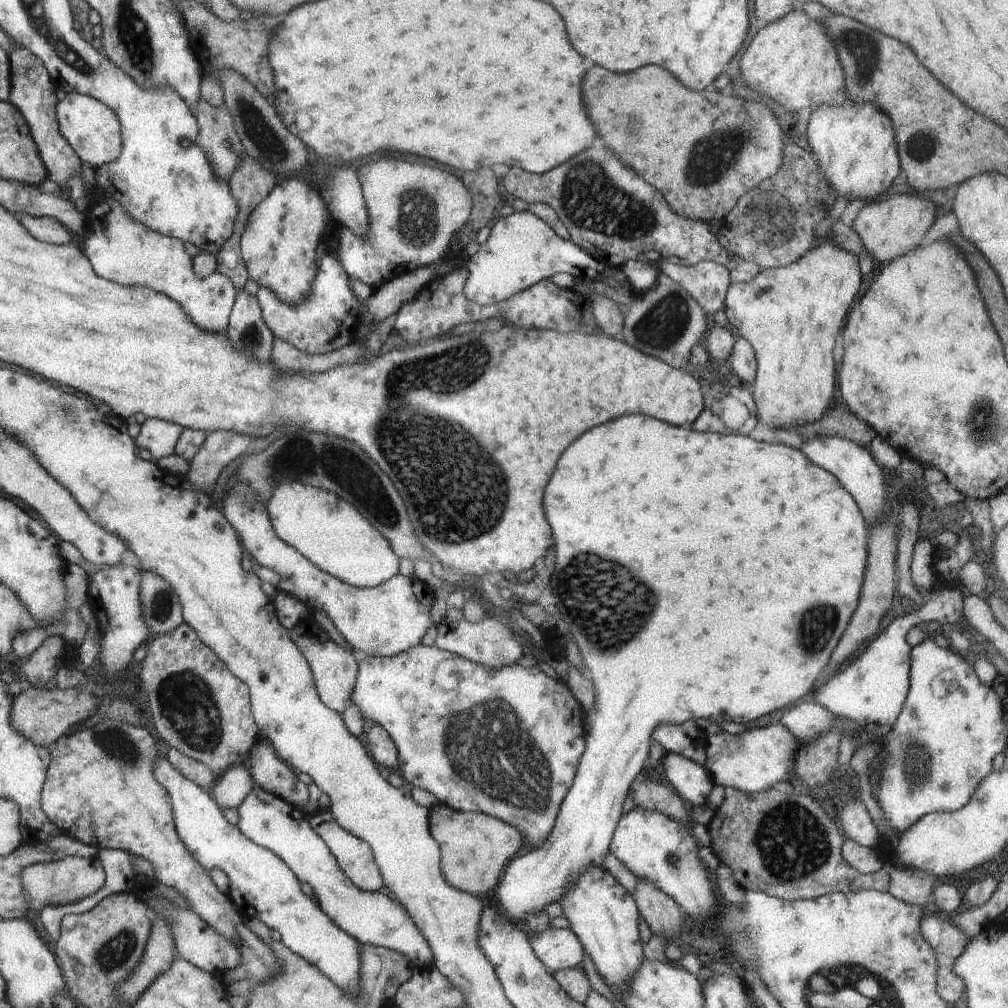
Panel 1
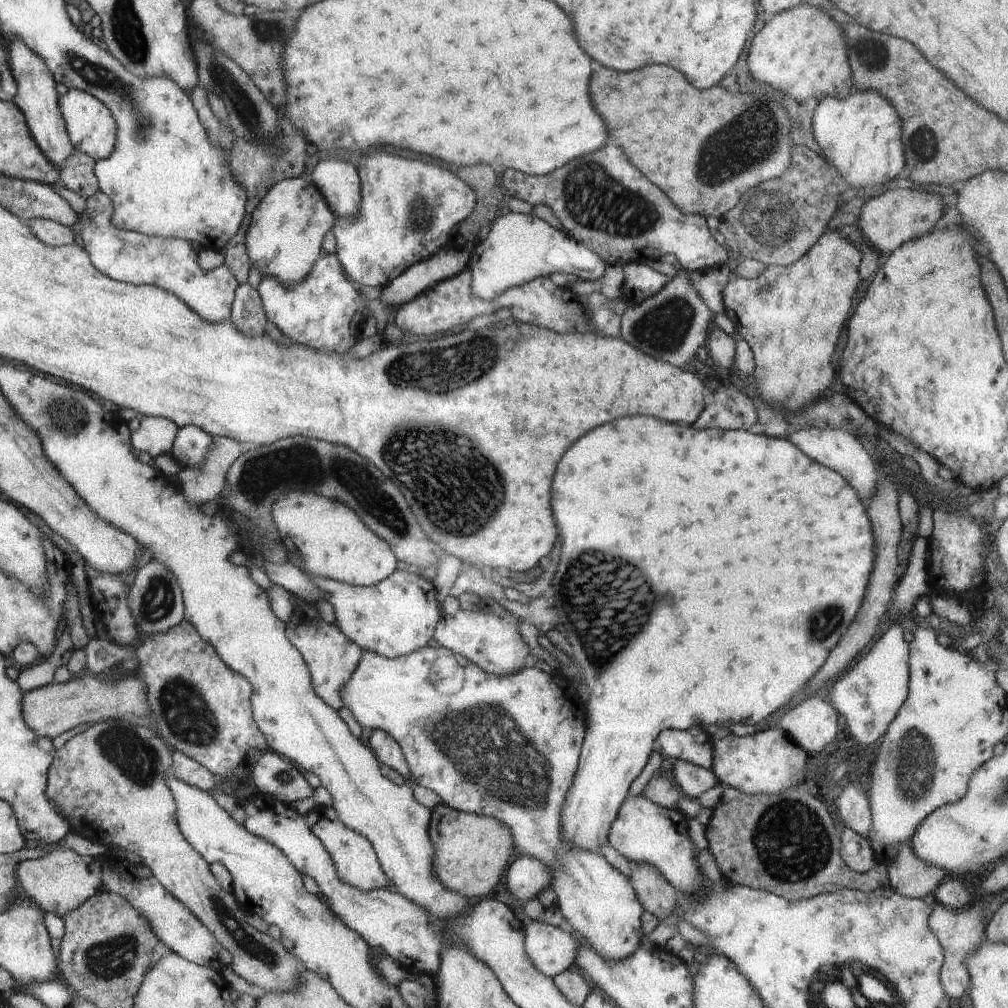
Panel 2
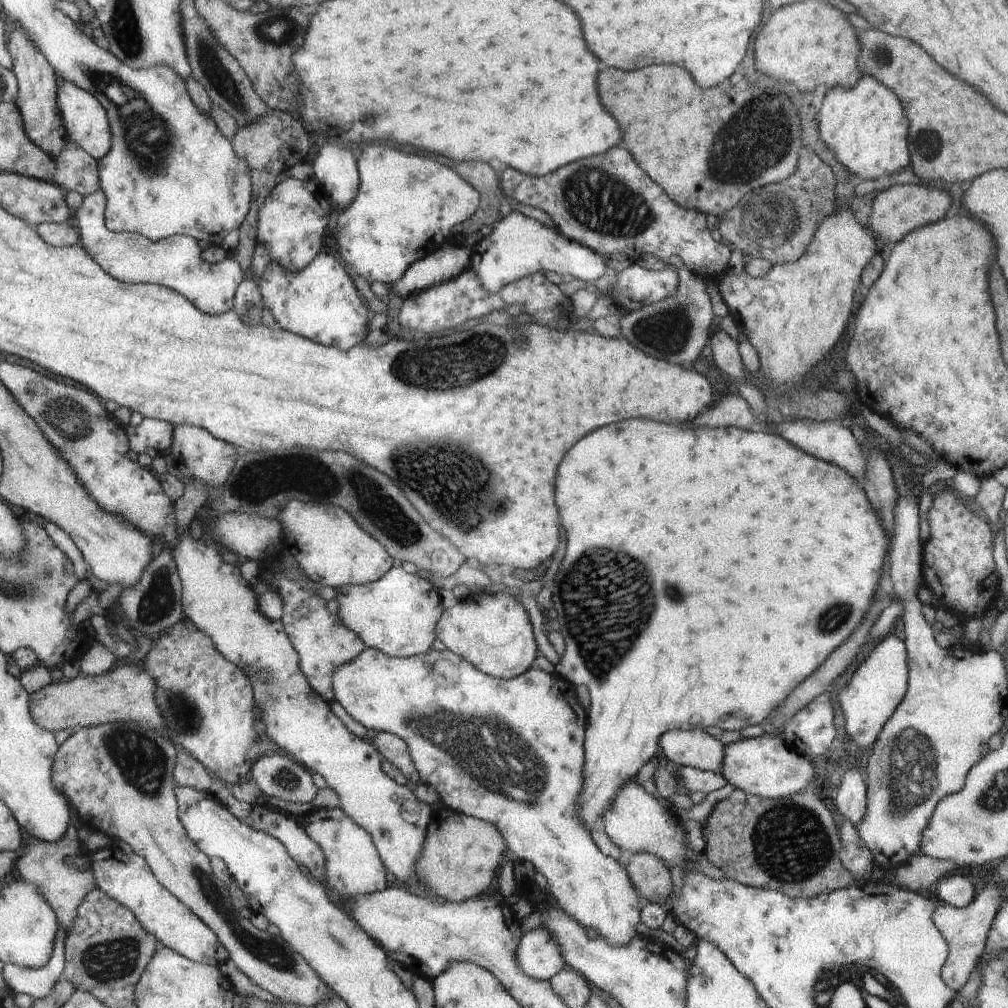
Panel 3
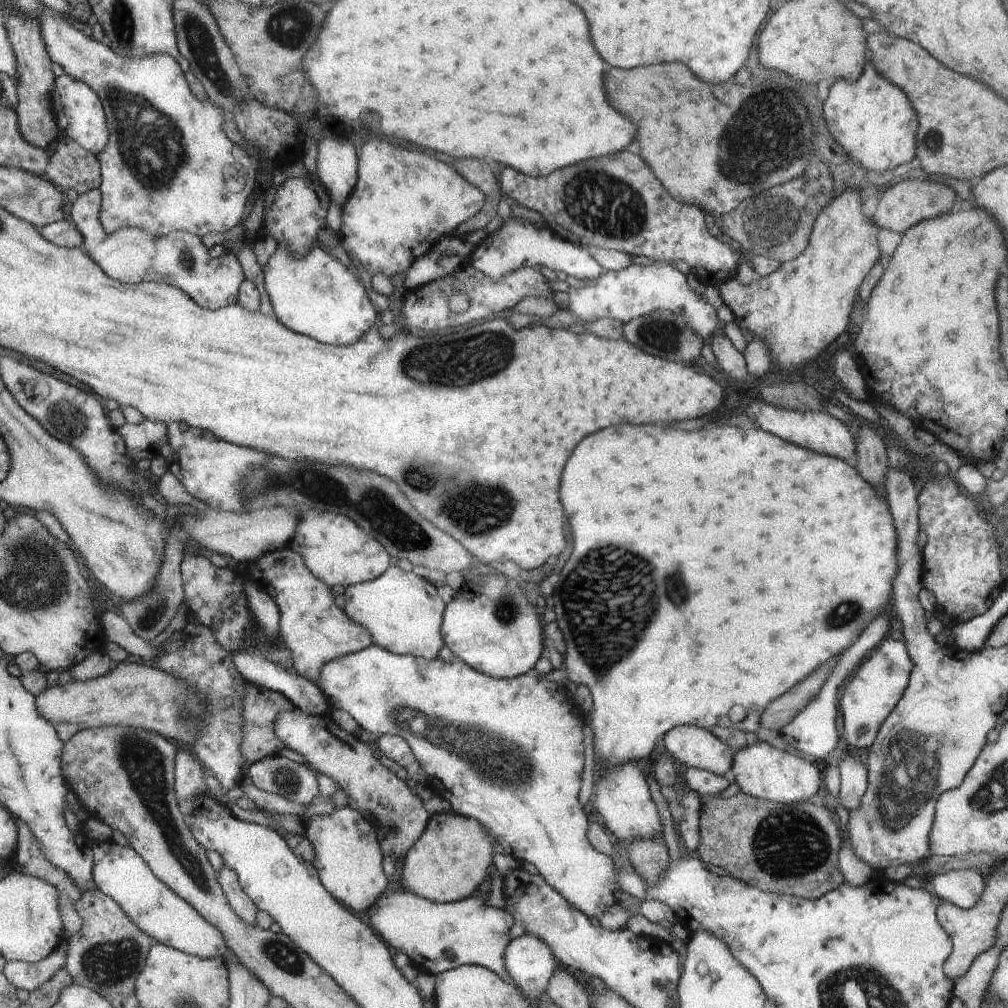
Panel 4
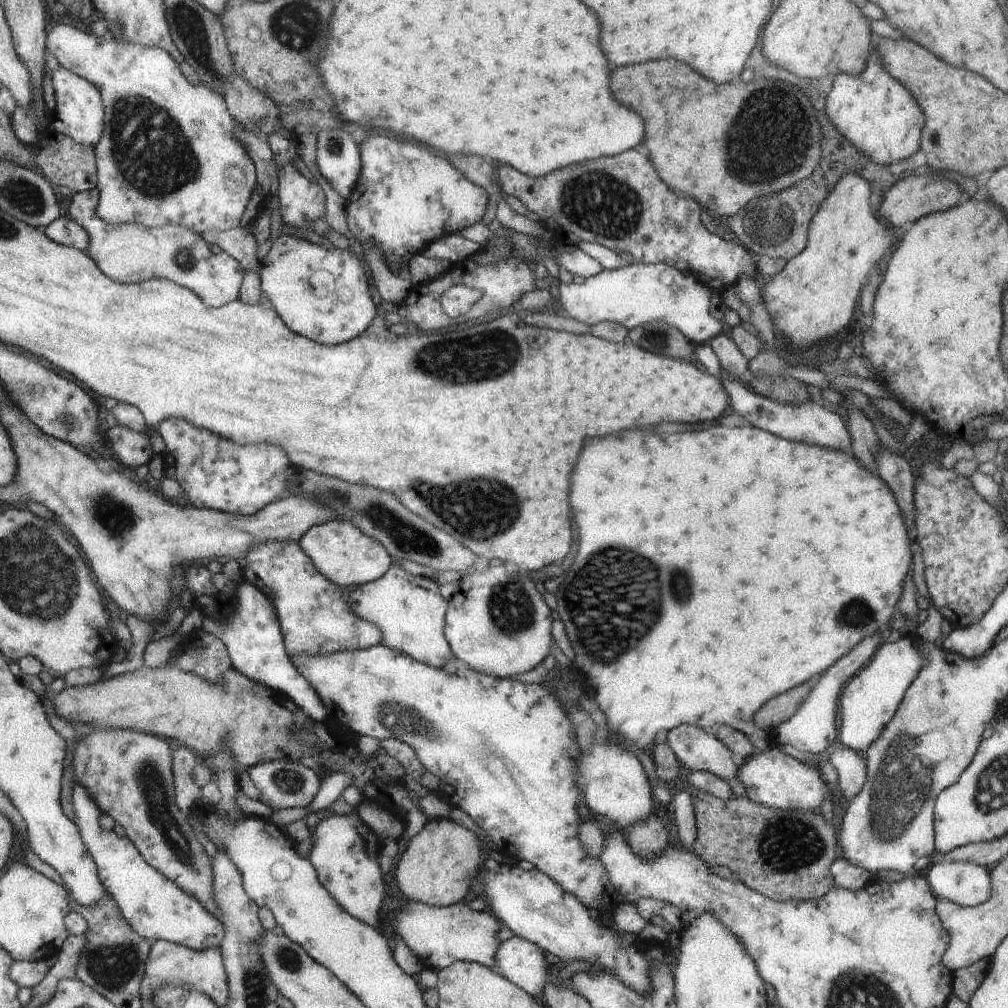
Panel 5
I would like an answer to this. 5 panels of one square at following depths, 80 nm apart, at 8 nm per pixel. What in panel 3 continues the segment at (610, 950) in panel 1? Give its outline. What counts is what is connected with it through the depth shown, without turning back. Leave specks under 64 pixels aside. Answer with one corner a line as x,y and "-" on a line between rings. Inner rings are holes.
366,647
353,661
350,661
349,663
343,664
342,666
339,666
332,675
332,688
333,693
335,694
335,702
340,704
340,706
344,707
344,710
357,722
360,723
362,726
365,726
368,730
371,730
375,733
379,732
389,732
393,735
398,736
398,738
401,738
408,747
410,758
413,760
414,766
417,768
418,774
419,774
419,780
422,784
427,784
428,786
432,786
438,794
440,794
440,799
442,801
442,804
444,806
450,808
454,808
456,812
462,812
462,814
468,815
468,816
476,816
476,818
482,819
486,822
492,822
494,826
498,829
498,832
502,835
502,838
504,839
504,842
506,843
507,849
512,852
512,854
516,854
516,858
519,858
520,861
528,861
530,864
533,864
534,868
537,872
540,872
544,878
546,878
548,884
550,885
551,895
556,899
557,905
567,914
570,915
570,918
573,918
583,929
590,930
591,933
597,934
598,937
602,937
605,941
608,941
611,945
615,945
618,947
619,945
627,945
634,937
638,936
638,930
636,929
636,926
640,924
641,921
641,908
643,907
642,898
640,898
640,894
638,894
637,890
635,889
635,886
632,884
632,881
628,878
628,873
626,872
625,867
620,865
618,861
614,860
612,857
609,857
606,854
603,854
598,847
596,847
596,844
594,841
592,841
592,837
590,833
583,827
581,824
581,821
579,820
579,817
577,816
577,813
575,810
577,809
577,805
575,804
577,796
579,795
579,792
581,791
581,784
582,784
582,771
584,766
584,739
586,736
585,730
587,727
587,712
584,710
584,707
582,707
581,703
578,702
576,692
572,690
572,684
569,683
566,679
563,679
555,672
553,673
546,673
540,668
530,668
526,672
523,672
522,674
519,674
518,676
515,676
511,679
499,679
494,678
493,676
487,675
486,673
483,673
481,670
478,670
477,668
474,668
474,665
471,662
468,662
465,658
462,658
459,654
456,654
454,651
451,651
450,649
445,649
443,651
437,651
435,649
430,649
428,652
425,652
421,655
412,655
411,657
391,657
387,654
384,654
383,652
380,652
378,649
373,649
372,647
-
446,664
450,664
450,668
446,666
-
438,666
446,666
446,674
450,672
452,674
452,668
458,672
456,674
456,684
454,686
450,686
450,688
442,688
442,686
438,686
438,680
442,680
440,678
440,674
438,674
-
496,756
496,758
494,758
-
496,760
502,760
502,766
500,764
496,764
-
494,762
494,764
492,764
-
510,776
510,778
508,778
-
494,788
496,788
496,794
494,794

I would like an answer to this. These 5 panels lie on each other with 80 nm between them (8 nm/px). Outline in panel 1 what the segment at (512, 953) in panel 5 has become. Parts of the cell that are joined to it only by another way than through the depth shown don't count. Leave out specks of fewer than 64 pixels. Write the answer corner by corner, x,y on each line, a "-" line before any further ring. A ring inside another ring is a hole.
552,927
530,935
529,943
534,954
547,966
550,974
570,967
581,967
584,947
574,931

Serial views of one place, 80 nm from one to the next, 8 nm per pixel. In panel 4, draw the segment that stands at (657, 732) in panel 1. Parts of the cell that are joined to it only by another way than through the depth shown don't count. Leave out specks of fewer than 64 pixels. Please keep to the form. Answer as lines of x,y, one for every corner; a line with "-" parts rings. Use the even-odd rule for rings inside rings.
682,725
669,730
664,735
662,742
673,758
687,767
694,767
705,771
712,771
717,775
729,776
731,760
733,758
733,750
726,744
714,736
710,729
700,727

